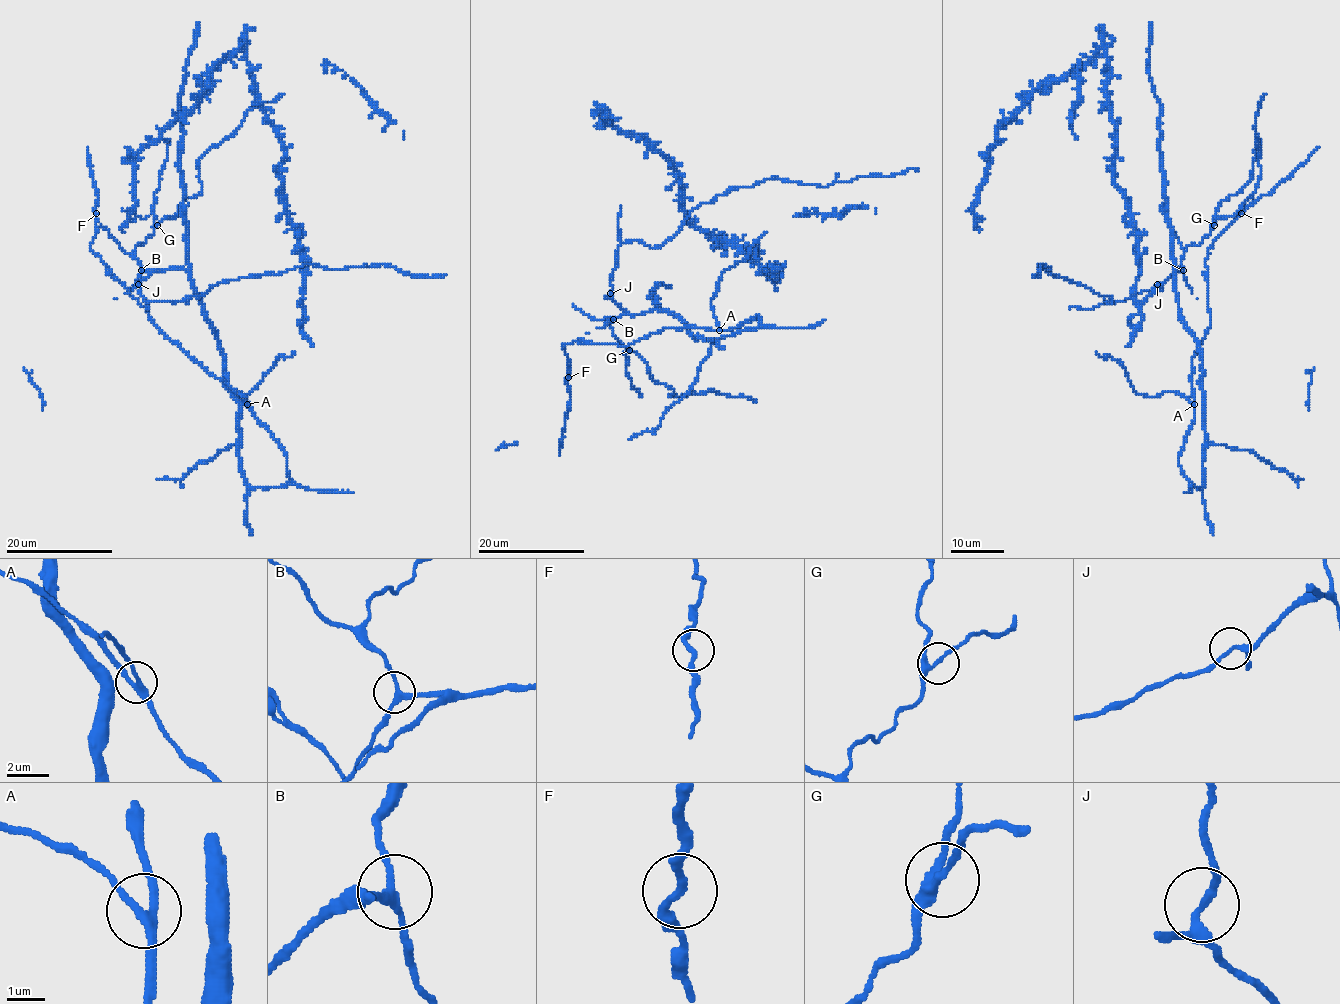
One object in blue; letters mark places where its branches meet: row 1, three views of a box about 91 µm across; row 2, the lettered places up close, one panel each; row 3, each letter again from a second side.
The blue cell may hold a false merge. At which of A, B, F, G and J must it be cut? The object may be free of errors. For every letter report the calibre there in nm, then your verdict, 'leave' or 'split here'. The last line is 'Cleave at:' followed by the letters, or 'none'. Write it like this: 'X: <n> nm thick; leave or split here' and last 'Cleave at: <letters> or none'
A: 240 nm thick; leave
B: 190 nm thick; leave
F: 200 nm thick; leave
G: 200 nm thick; leave
J: 200 nm thick; leave
Cleave at: none

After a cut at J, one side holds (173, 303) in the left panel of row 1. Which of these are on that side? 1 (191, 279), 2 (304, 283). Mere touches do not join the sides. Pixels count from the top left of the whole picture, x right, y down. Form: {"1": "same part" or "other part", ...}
{"1": "other part", "2": "other part"}

